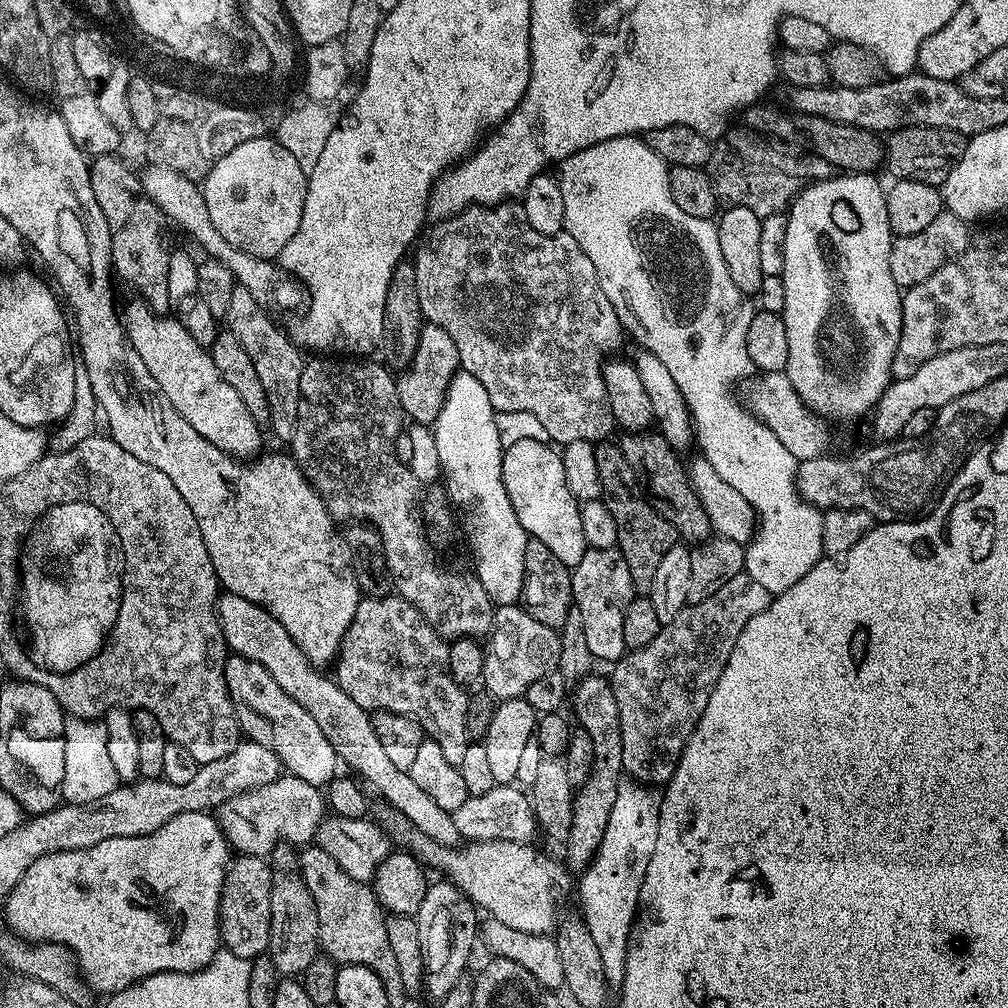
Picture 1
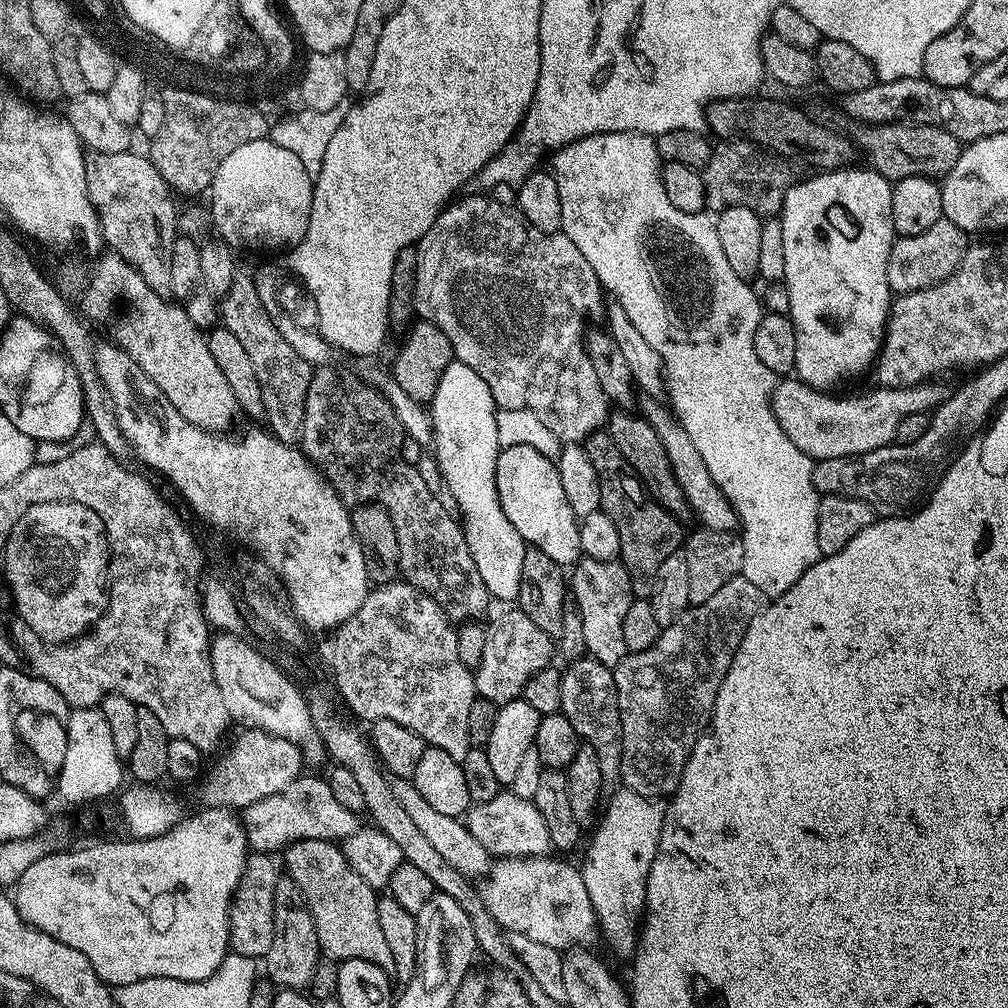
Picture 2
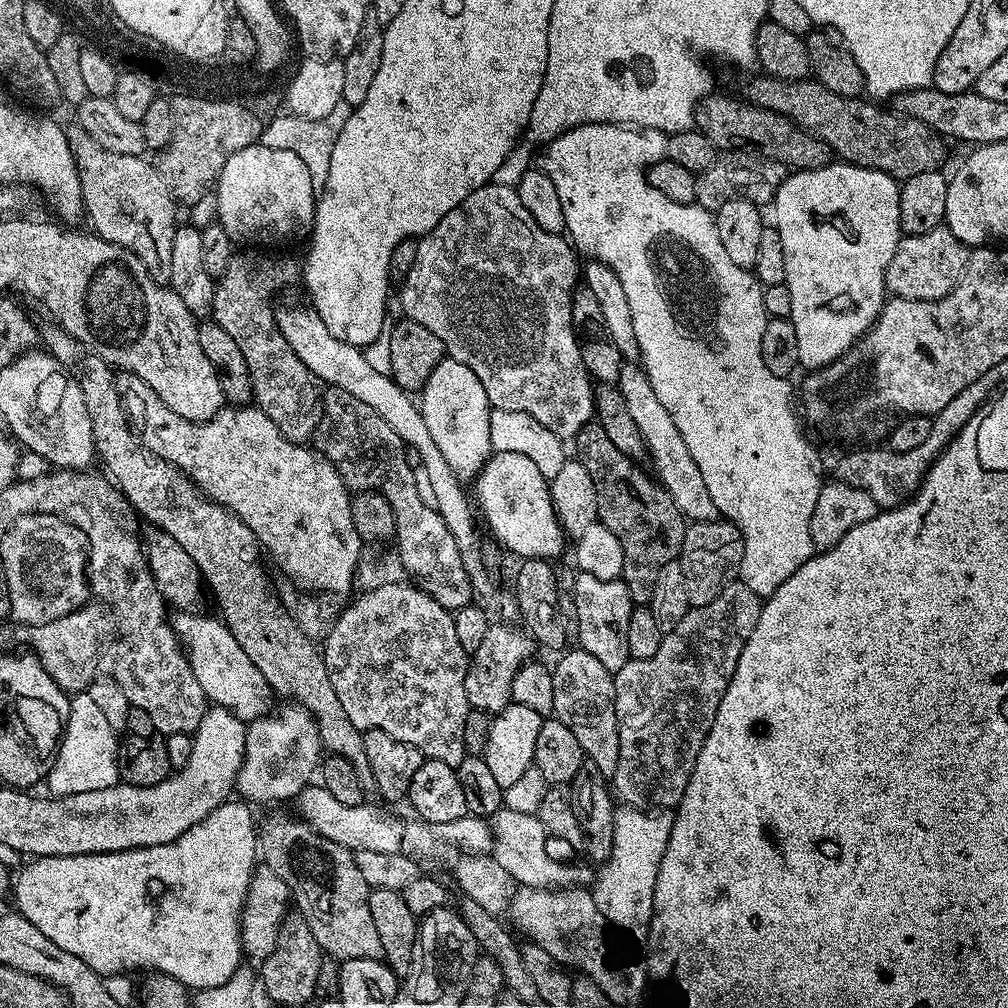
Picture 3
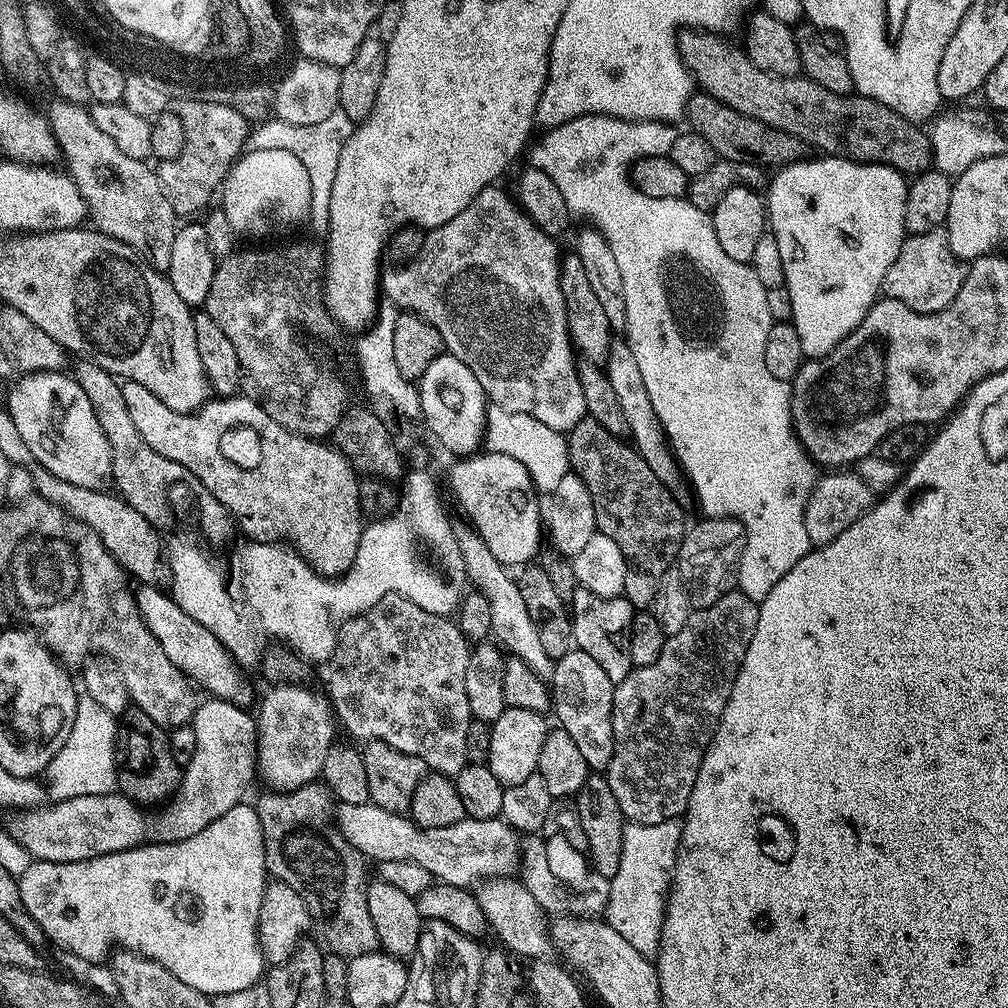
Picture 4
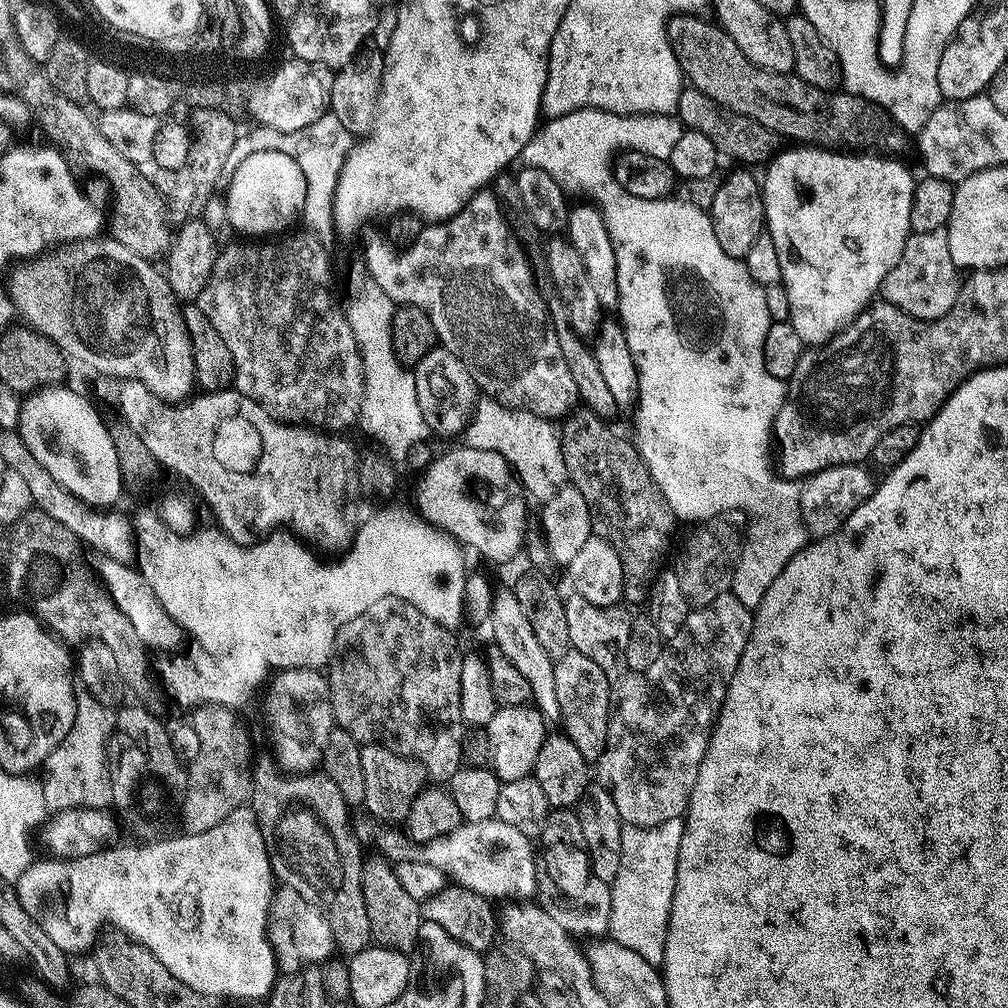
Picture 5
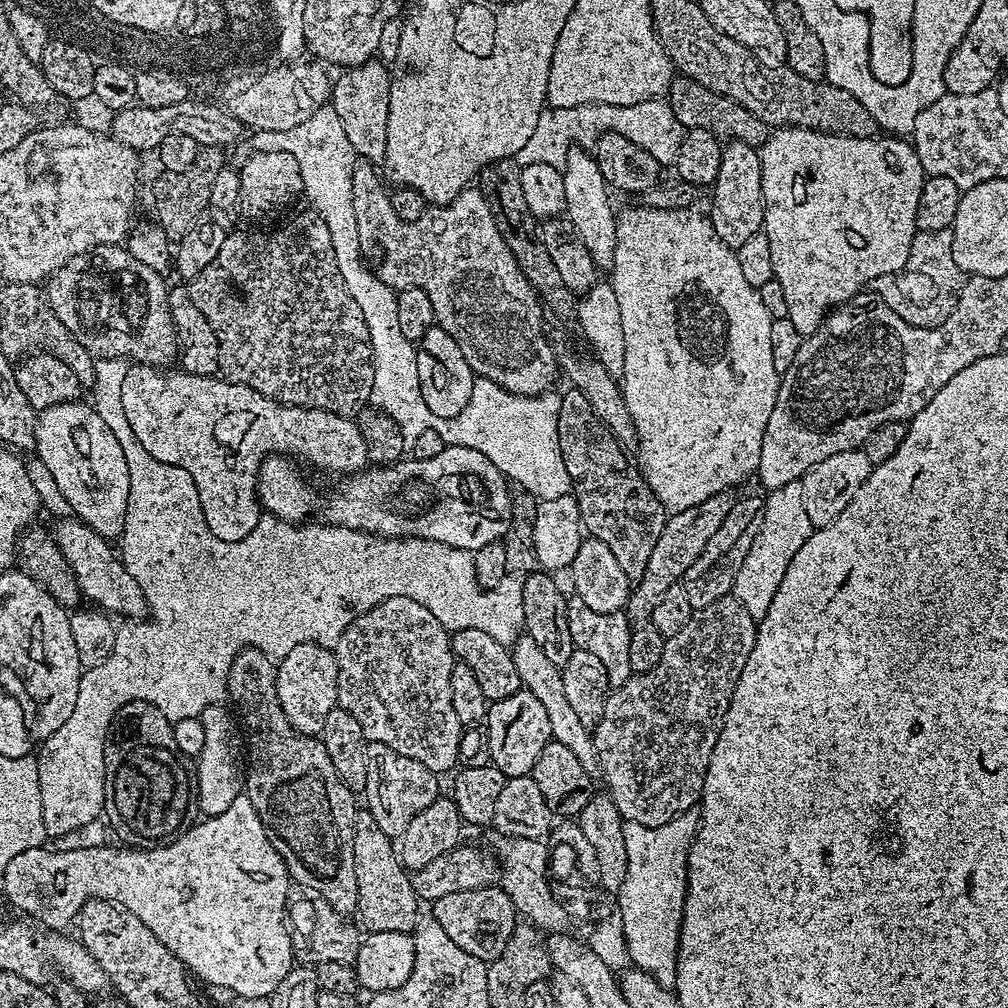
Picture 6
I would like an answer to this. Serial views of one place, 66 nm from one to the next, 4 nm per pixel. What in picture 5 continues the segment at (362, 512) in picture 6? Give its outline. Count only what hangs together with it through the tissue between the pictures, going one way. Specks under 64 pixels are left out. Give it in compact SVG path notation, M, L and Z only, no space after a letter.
M459 446L445 456L437 455L428 468L419 477L420 489L416 492L416 504L420 507L419 515L429 524L442 532L447 532L461 545L481 552L488 560L508 560L516 551L520 552L524 542L524 530L528 512L524 506L526 493L520 487L520 481L512 467L496 452Z

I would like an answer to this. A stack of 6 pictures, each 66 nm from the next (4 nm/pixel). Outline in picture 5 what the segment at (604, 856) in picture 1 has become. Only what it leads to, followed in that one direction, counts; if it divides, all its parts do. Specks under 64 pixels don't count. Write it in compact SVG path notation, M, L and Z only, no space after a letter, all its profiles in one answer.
M684 820L662 822L656 828L624 824L622 830L622 867L614 878L610 936L615 943L634 950L646 962L660 966L664 962L668 938L668 919L678 874L678 848L682 846Z

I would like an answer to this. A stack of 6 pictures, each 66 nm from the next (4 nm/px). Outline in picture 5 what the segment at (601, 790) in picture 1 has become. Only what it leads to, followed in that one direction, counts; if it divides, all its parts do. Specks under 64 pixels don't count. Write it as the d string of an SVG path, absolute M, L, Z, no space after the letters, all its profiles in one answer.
M569 650L561 660L555 661L555 691L558 696L558 706L561 707L562 726L565 726L563 729L578 746L578 750L582 750L582 758L595 762L599 760L606 746L610 701L614 692L608 689L611 688L610 682L606 674L602 674L598 662L594 662L594 658L590 658L587 651L576 651Z

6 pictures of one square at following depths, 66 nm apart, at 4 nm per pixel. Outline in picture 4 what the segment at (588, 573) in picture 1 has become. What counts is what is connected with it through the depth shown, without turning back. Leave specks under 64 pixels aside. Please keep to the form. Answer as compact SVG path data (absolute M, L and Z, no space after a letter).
M577 587L573 600L570 603L572 617L572 639L575 647L581 652L590 654L602 670L606 670L606 678L610 678L613 686L620 684L628 677L633 666L630 662L630 622L634 609L630 601L623 595L610 598L599 597L590 590Z

